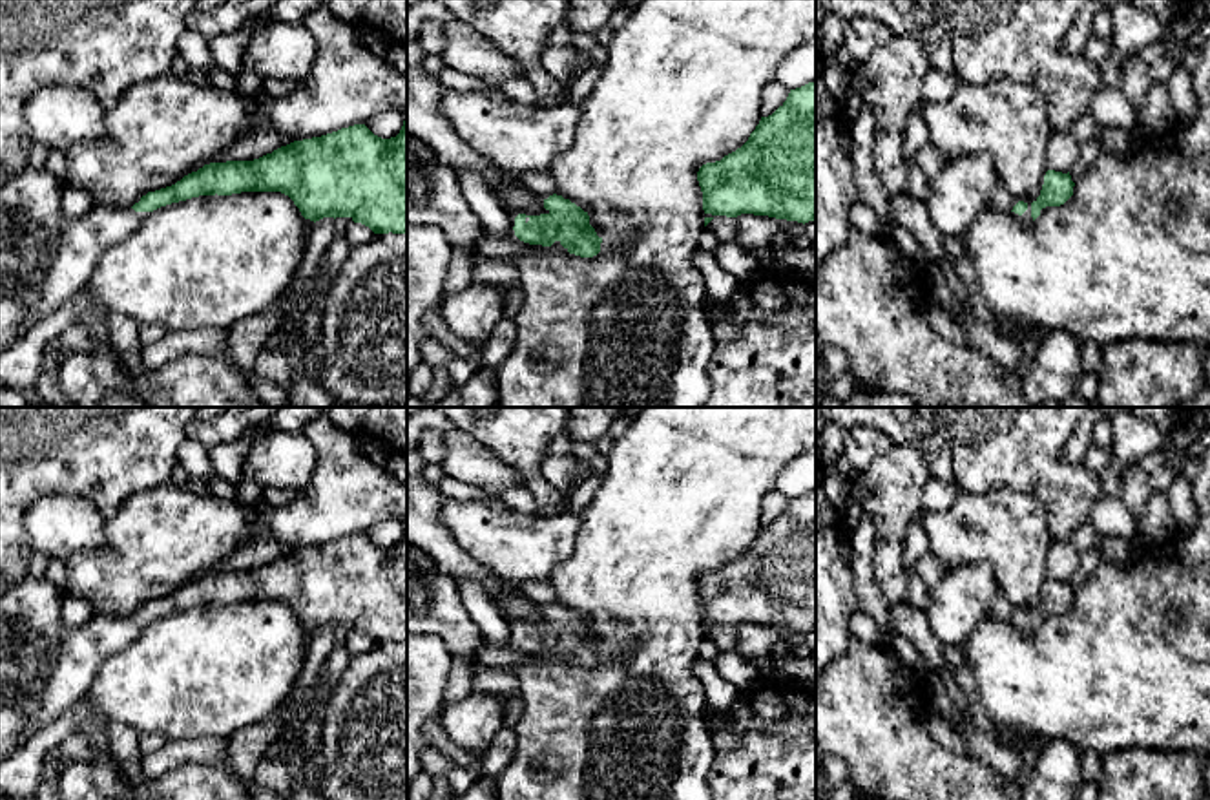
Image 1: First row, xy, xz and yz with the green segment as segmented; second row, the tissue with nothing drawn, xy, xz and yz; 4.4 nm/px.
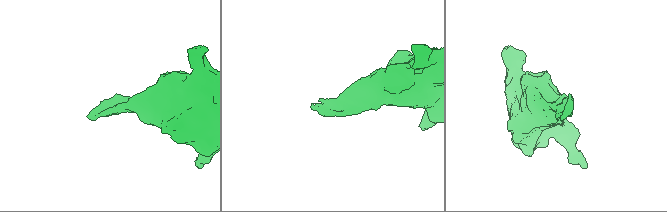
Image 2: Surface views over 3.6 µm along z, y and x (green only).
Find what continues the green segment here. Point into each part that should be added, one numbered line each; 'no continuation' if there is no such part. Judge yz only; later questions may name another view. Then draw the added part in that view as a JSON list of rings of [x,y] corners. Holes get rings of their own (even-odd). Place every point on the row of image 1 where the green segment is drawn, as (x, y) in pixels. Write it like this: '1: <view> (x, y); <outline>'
1: yz (1026, 220); [[[1015,197],[1013,206],[1015,206],[1018,201],[1024,201],[1024,199]],[[1024,201],[1024,203],[1027,205],[1027,210],[1026,210],[1022,216],[1018,216],[1018,214],[1013,212],[1013,216],[1015,216],[1024,226],[1029,226],[1029,225],[1033,223],[1033,217],[1031,217],[1031,201]]]

